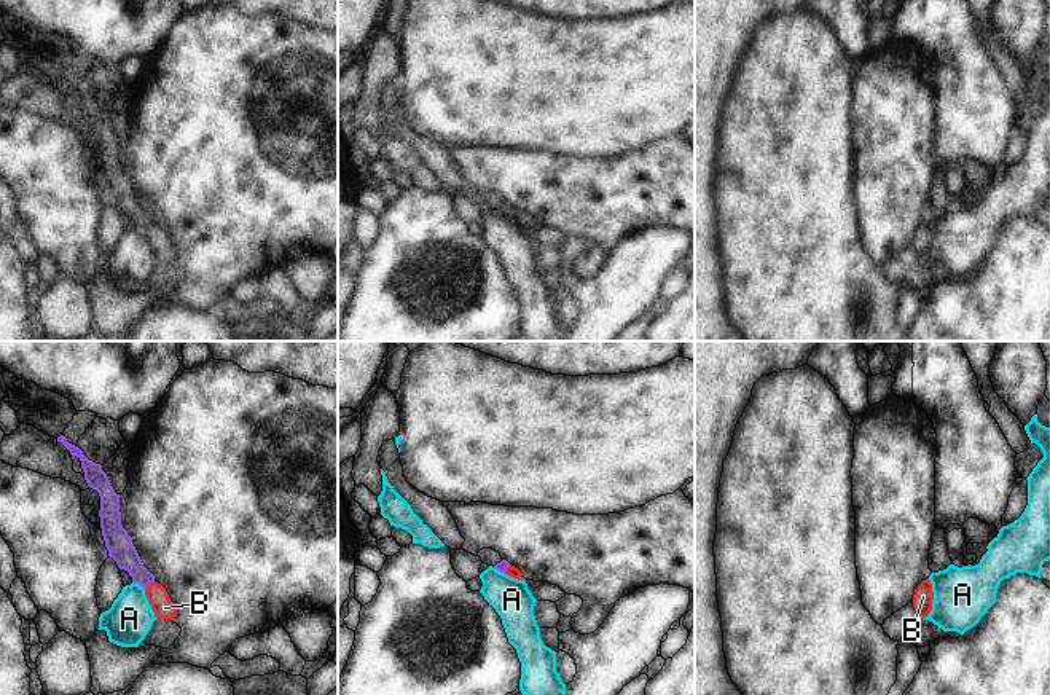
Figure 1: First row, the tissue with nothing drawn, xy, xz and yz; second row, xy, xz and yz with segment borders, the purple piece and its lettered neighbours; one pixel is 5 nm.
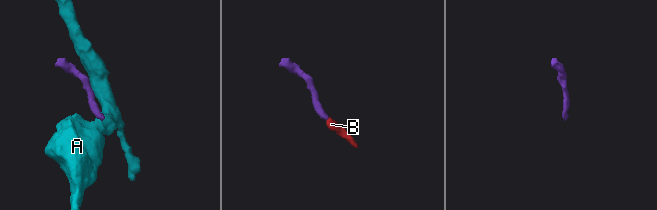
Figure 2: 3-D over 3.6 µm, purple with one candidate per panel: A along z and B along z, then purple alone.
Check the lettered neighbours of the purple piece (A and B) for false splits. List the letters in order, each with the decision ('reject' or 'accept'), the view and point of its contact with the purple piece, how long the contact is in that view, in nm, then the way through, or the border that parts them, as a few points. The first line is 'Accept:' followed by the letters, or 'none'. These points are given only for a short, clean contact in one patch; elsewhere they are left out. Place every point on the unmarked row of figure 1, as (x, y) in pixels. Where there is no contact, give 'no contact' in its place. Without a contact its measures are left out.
Accept: B
A: reject; meets purple in xy at (139, 227); contact 80 nm long; border along xy (133, 223), (144, 231)
B: accept; meets purple in xy at (148, 227); contact 60 nm long; runs through xy (120, 188), (148, 227), (156, 238)

